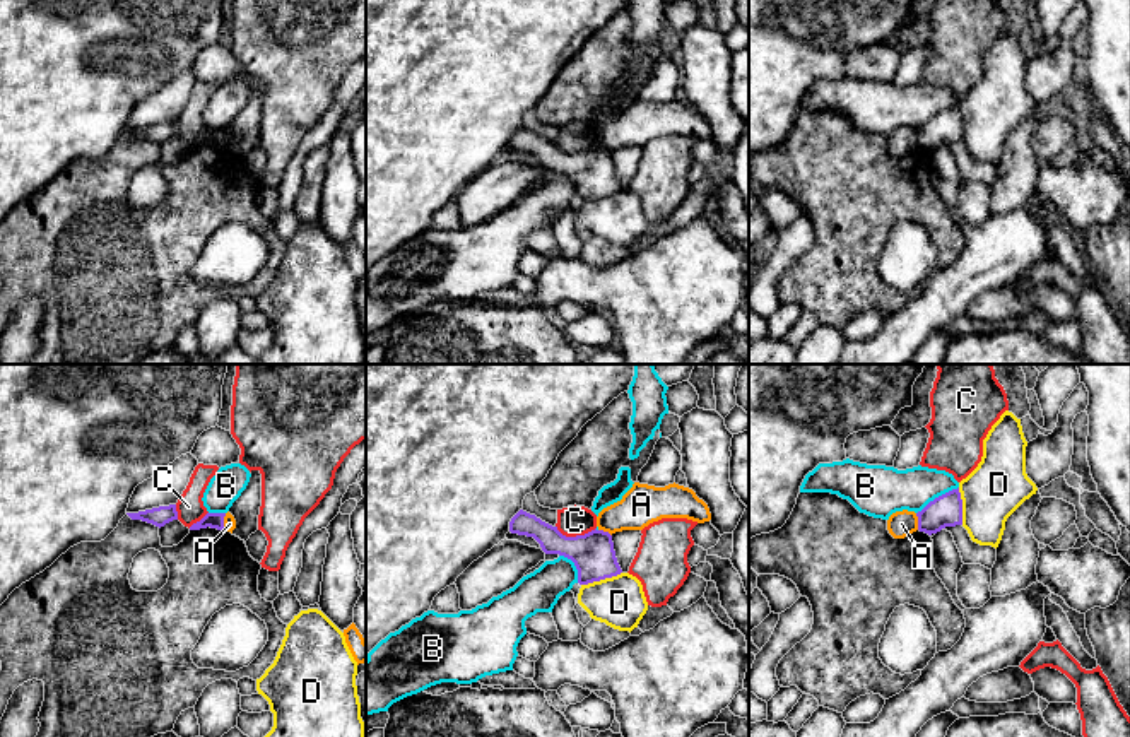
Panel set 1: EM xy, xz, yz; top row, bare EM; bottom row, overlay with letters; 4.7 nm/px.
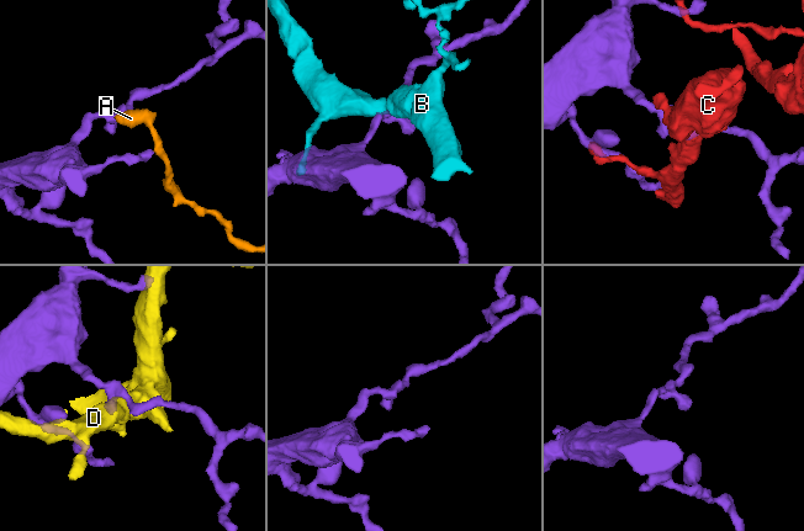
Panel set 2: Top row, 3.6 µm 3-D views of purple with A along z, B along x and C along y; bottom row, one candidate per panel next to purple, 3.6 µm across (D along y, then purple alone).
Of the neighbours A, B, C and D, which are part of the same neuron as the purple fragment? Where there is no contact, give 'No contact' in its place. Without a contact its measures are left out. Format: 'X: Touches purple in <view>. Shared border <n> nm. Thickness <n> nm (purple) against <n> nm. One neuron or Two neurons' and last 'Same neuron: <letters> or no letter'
A: Touches purple in xy. Shared border 80 nm. Thickness 80 nm (purple) against 60 nm. Two neurons
B: Touches purple in yz. Shared border 240 nm. Thickness 150 nm (purple) against 220 nm. Two neurons
C: Touches purple in xz. Shared border 190 nm. Thickness 200 nm (purple) against 140 nm. Two neurons
D: Touches purple in xz. Shared border 200 nm. Thickness 200 nm (purple) against 240 nm. Two neurons
Same neuron: no letter

